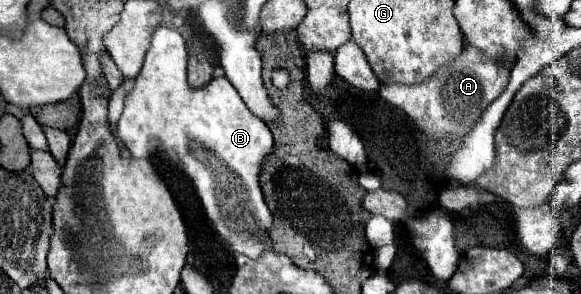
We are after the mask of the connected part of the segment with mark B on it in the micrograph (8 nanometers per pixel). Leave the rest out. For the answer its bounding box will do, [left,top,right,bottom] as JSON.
[117,25,273,259]

